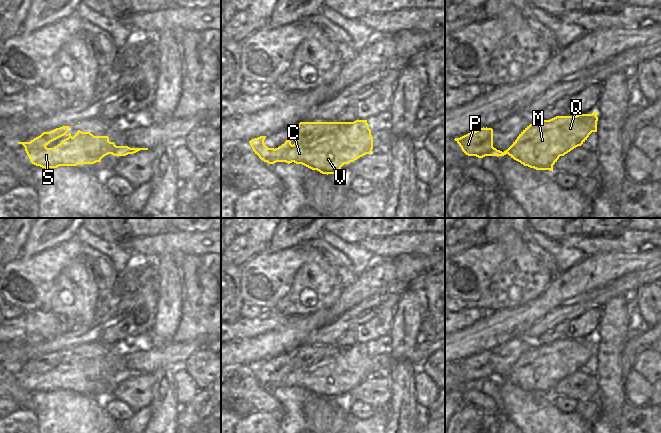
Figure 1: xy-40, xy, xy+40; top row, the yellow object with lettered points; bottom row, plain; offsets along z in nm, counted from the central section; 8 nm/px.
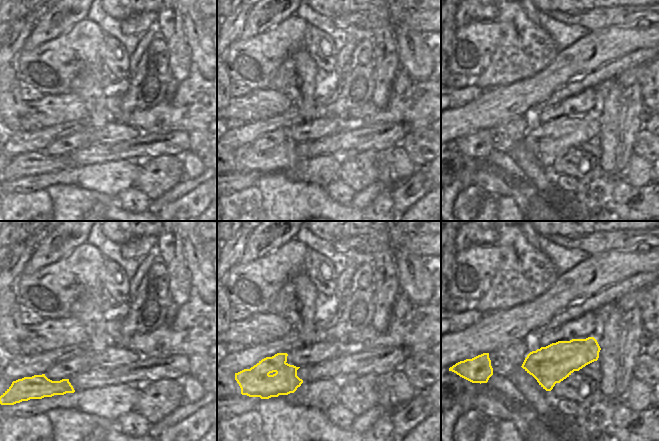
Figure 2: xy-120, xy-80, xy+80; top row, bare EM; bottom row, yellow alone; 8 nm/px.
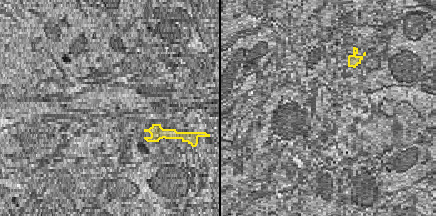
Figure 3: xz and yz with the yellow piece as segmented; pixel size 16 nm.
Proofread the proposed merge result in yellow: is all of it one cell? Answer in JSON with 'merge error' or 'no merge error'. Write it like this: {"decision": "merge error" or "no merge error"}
{"decision": "merge error"}

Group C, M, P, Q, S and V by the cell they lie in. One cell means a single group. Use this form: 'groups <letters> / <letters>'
groups C M Q S V / P

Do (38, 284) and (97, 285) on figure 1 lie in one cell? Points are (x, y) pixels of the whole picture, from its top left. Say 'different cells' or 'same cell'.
different cells

